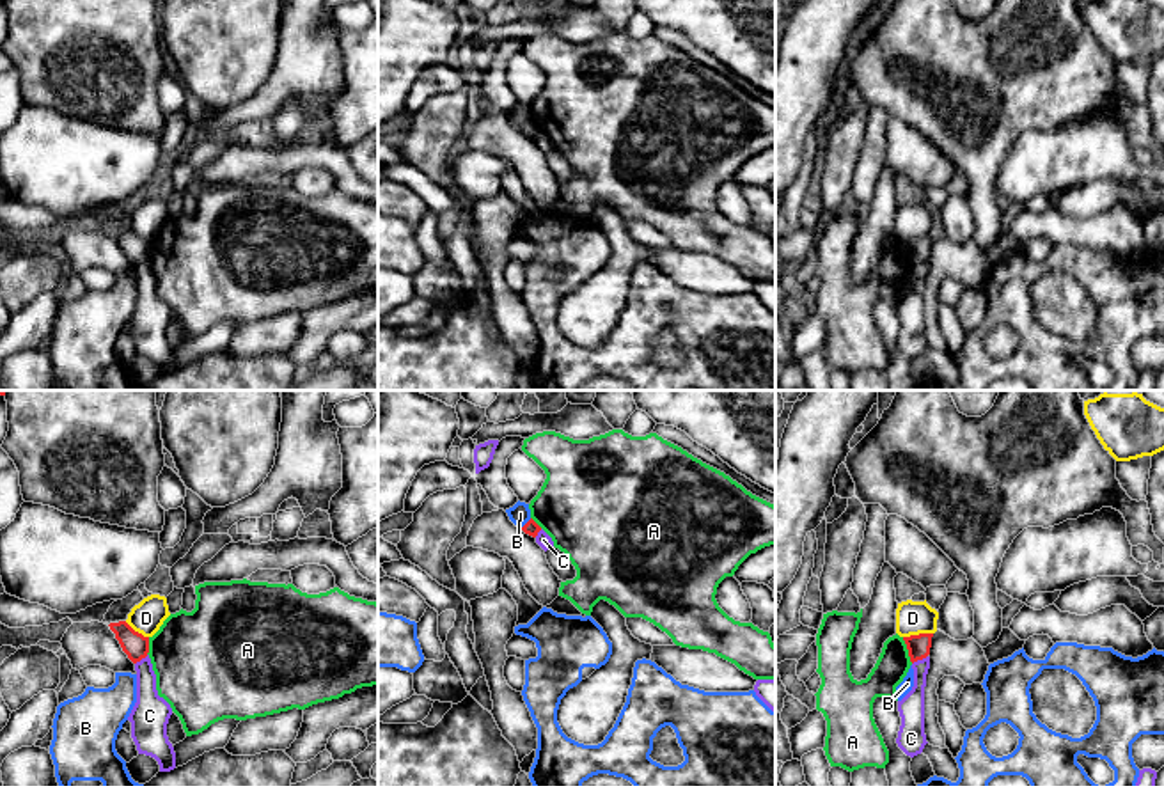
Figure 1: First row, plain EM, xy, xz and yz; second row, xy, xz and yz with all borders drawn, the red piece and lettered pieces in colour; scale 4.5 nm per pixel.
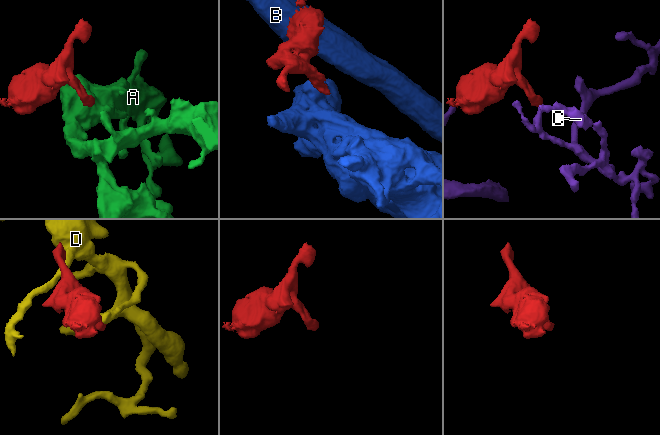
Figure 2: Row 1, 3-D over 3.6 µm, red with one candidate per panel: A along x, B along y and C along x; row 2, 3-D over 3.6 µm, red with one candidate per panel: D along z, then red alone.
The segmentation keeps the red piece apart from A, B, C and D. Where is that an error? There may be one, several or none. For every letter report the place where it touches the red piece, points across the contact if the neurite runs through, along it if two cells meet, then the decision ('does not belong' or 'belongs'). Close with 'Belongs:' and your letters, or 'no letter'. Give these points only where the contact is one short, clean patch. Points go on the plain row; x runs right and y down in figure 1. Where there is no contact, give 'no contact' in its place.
A: contact yz (907, 251); border yz (902, 240), (912, 265); does not belong
B: contact xz (527, 125); border xz (531, 121), (520, 130); does not belong
C: contact yz (920, 261); border yz (927, 258), (912, 267); does not belong
D: contact yz (918, 238); border yz (932, 235), (904, 240); does not belong
Belongs: no letter

